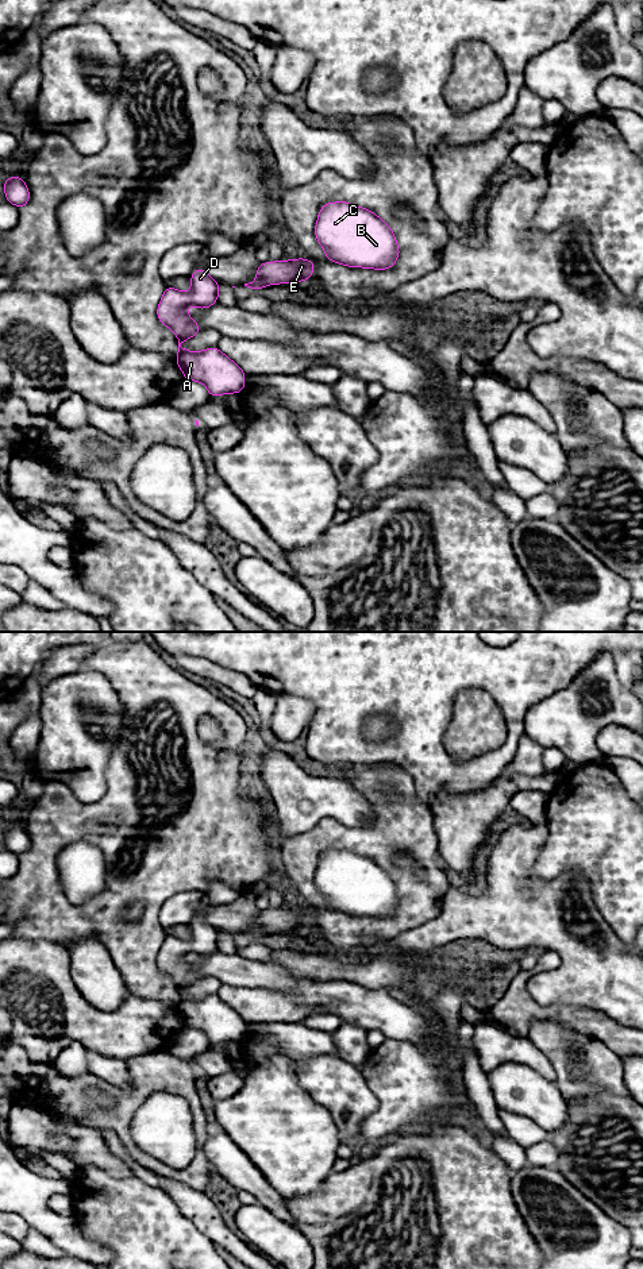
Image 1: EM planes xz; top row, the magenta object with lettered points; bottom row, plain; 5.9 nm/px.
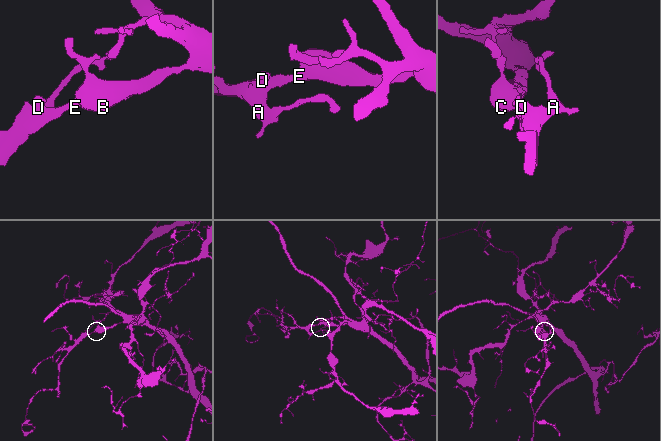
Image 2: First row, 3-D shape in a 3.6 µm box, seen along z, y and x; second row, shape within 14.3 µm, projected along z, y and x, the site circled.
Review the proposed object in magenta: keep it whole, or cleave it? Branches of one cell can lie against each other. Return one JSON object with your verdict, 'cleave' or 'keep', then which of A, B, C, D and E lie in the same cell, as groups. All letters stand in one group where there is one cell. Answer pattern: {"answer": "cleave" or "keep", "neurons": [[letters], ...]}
{"answer": "keep", "neurons": [["A", "B", "C", "D", "E"]]}

